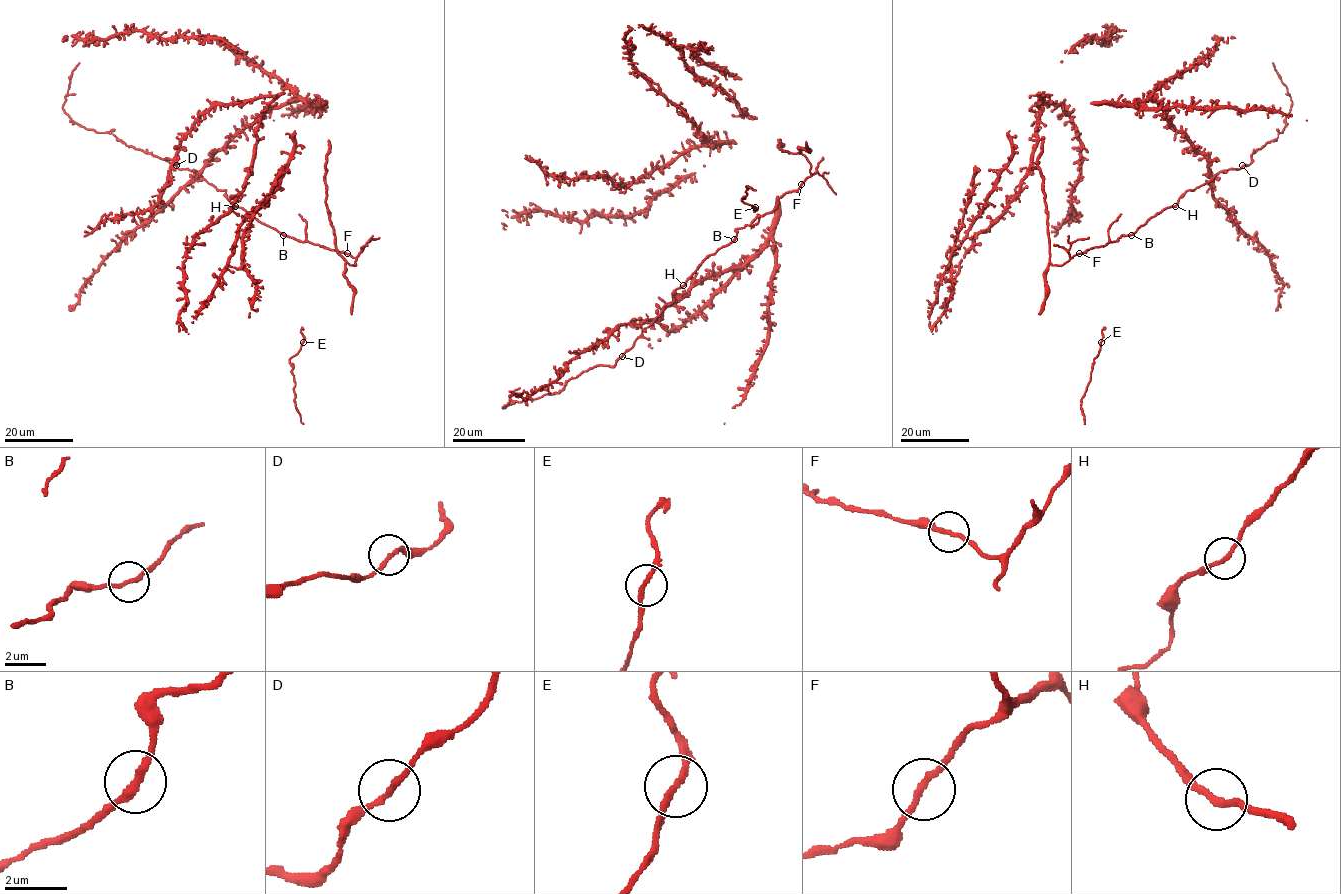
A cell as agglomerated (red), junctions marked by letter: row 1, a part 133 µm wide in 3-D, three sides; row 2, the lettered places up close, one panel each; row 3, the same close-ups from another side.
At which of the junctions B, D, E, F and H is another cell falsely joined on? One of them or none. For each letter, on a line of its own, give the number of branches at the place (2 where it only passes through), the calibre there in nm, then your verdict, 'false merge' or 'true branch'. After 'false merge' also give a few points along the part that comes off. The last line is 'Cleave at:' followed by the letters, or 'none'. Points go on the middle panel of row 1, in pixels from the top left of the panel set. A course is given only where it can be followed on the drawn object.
B: 2 | 240 nm | true branch
D: 2 | 180 nm | true branch
E: 2 | 190 nm | true branch
F: 2 | 190 nm | true branch
H: 2 | 200 nm | true branch
Cleave at: none

